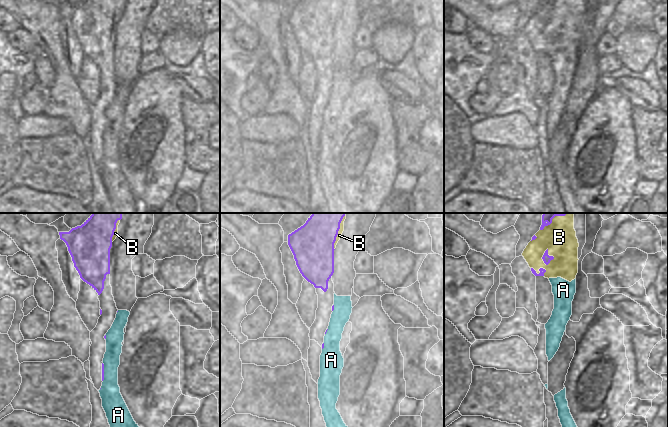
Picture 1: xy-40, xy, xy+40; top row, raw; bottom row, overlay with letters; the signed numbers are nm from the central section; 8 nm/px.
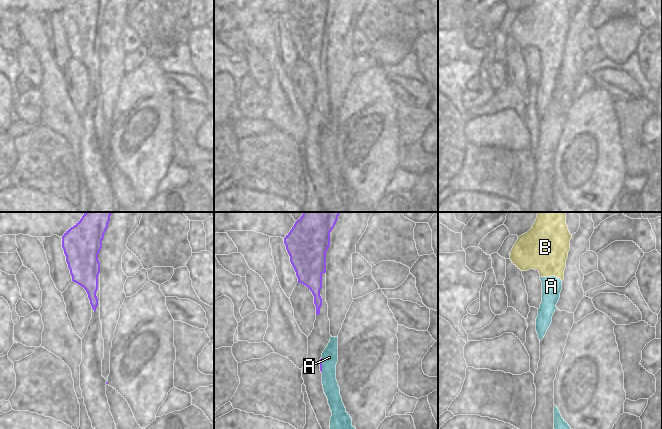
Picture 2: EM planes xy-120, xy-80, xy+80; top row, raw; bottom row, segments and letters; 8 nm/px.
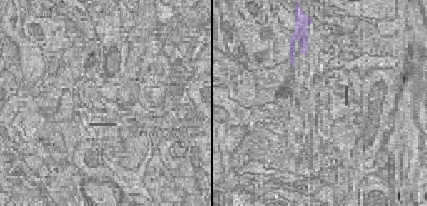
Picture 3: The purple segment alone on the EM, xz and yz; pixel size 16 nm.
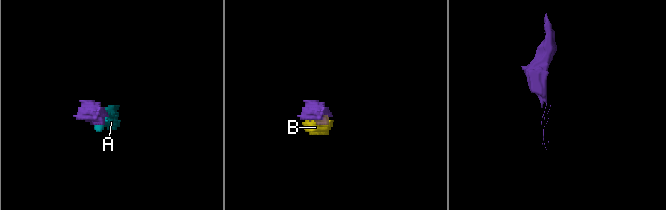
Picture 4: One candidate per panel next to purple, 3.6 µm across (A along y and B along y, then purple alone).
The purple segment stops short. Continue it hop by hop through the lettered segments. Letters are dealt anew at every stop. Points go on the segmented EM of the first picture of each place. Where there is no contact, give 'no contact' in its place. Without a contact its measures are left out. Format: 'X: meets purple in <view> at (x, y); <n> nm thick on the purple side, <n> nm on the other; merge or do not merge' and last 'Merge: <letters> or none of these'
A: meets purple in xy-40 at (103, 372); 20 nm thick on the purple side, 180 nm on the other; do not merge
B: meets purple in xy+40 at (542, 257); 70 nm thick on the purple side, 260 nm on the other; do not merge
Merge: none of these

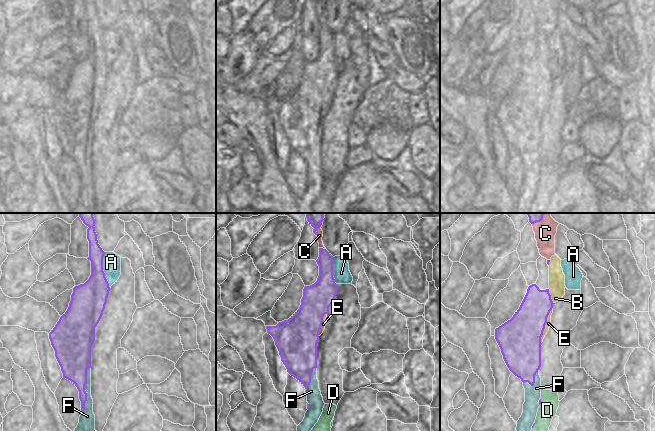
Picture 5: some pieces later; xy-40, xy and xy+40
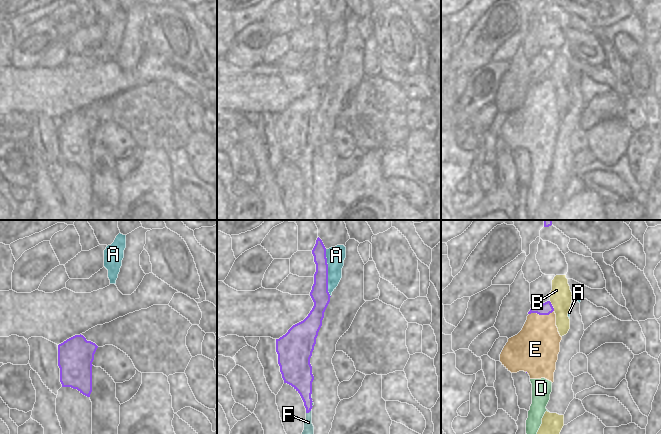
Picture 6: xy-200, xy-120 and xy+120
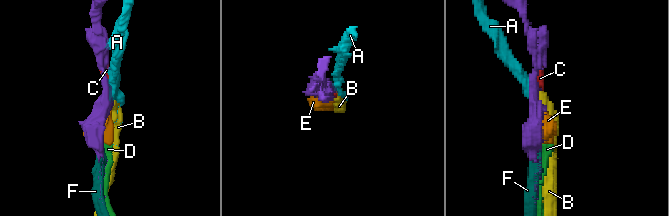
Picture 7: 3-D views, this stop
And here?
A: meets purple in xy-40 at (102, 270); 260 nm thick on the purple side, 140 nm on the other; do not merge
B: meets purple in xy+40 at (550, 296); 260 nm thick on the purple side, 130 nm on the other; do not merge
C: meets purple in xy at (322, 248); 130 nm thick on the purple side, 50 nm on the other; do not merge
D: meets purple in xy+40 at (540, 401); 20 nm thick on the purple side, 150 nm on the other; do not merge
E: meets purple in xy+40 at (544, 326); 340 nm thick on the purple side, 40 nm on the other; do not merge
F: meets purple in xy-40 at (84, 389); 260 nm thick on the purple side, 130 nm on the other; merge
Merge: F

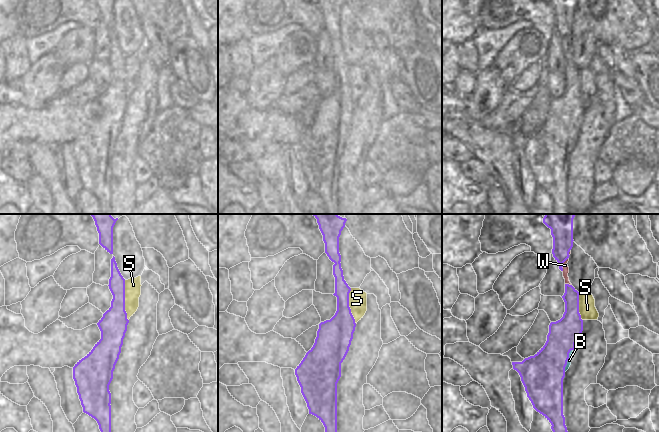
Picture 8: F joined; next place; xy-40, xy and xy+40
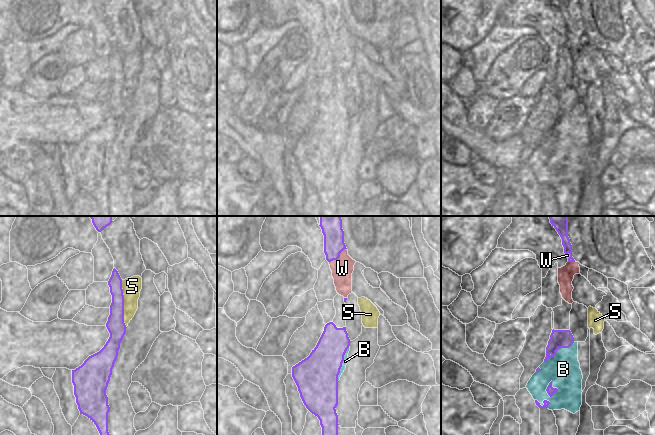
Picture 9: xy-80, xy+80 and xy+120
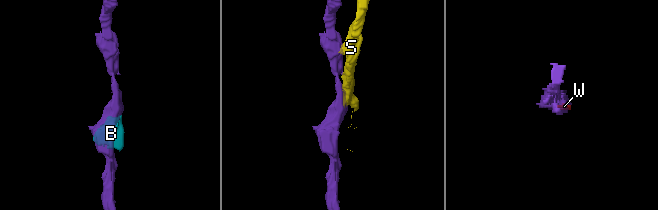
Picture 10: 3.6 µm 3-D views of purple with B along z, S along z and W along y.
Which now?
B: meets purple in xy+40 at (567, 360); 340 nm thick on the purple side, 30 nm on the other; do not merge
S: meets purple in xy-40 at (124, 300); 220 nm thick on the purple side, 130 nm on the other; do not merge
W: meets purple in xy+40 at (562, 265); 170 nm thick on the purple side, 50 nm on the other; do not merge
Merge: none of these

